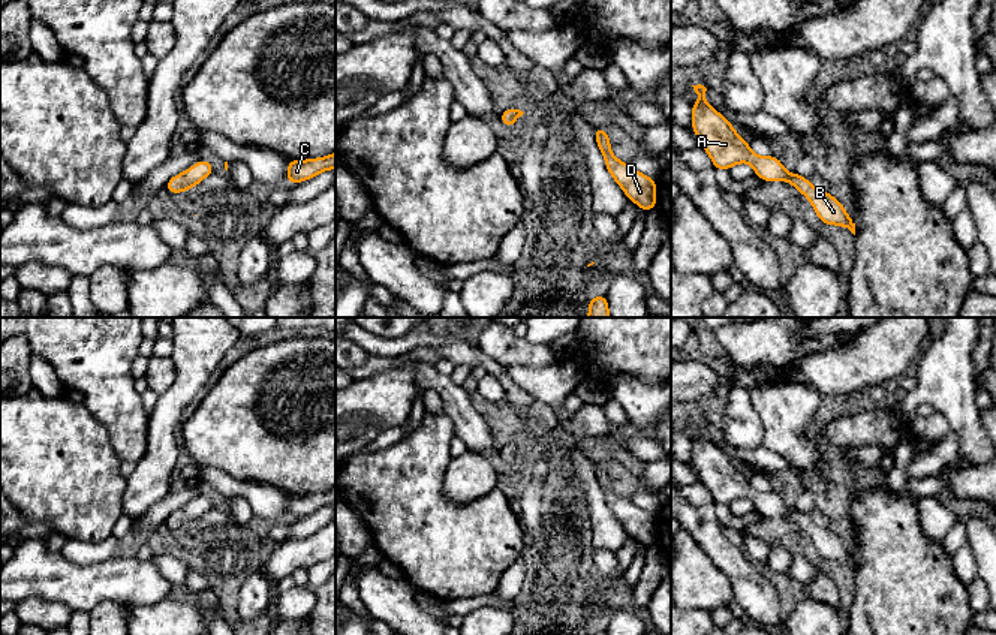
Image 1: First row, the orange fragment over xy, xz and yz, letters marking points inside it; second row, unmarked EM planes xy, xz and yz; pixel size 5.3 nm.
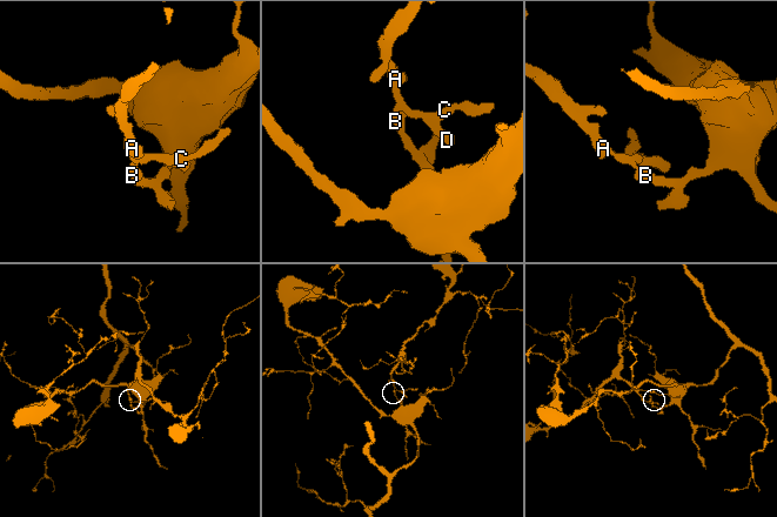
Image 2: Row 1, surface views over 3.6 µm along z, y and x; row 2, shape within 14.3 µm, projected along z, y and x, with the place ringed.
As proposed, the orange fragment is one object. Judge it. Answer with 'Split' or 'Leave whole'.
Leave whole

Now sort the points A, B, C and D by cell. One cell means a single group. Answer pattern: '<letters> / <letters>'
A B C D

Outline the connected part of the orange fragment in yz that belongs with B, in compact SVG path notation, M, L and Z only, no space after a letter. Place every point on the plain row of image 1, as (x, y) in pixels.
M701 419L692 421L701 433L692 443L692 463L702 482L713 496L714 505L731 505L737 499L749 499L755 511L764 517L788 517L812 539L816 551L825 560L848 563L855 571L855 559L843 541L828 527L810 521L810 515L797 508L788 509L783 499L774 491L758 491L749 479L734 466L731 457L720 451L707 434L707 424Z

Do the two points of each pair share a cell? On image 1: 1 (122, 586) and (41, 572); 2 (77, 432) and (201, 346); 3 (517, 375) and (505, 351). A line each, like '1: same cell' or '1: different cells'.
1: same cell
2: different cells
3: different cells

